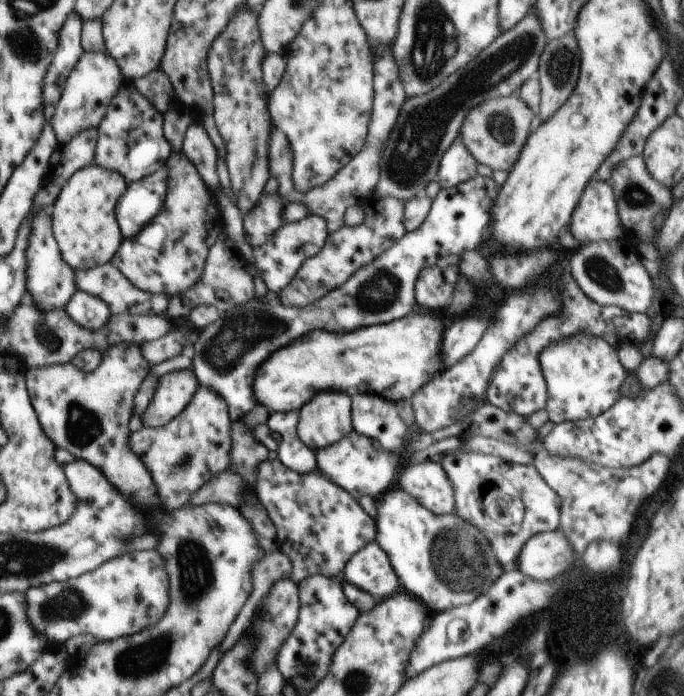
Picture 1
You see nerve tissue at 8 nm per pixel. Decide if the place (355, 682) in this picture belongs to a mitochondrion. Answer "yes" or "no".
yes

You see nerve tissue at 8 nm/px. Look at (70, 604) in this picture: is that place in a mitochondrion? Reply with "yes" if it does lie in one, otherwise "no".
yes

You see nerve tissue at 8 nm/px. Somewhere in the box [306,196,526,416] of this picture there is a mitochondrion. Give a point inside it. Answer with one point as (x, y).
(378, 292)

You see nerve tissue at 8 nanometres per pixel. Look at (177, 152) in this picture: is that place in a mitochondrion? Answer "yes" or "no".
no

